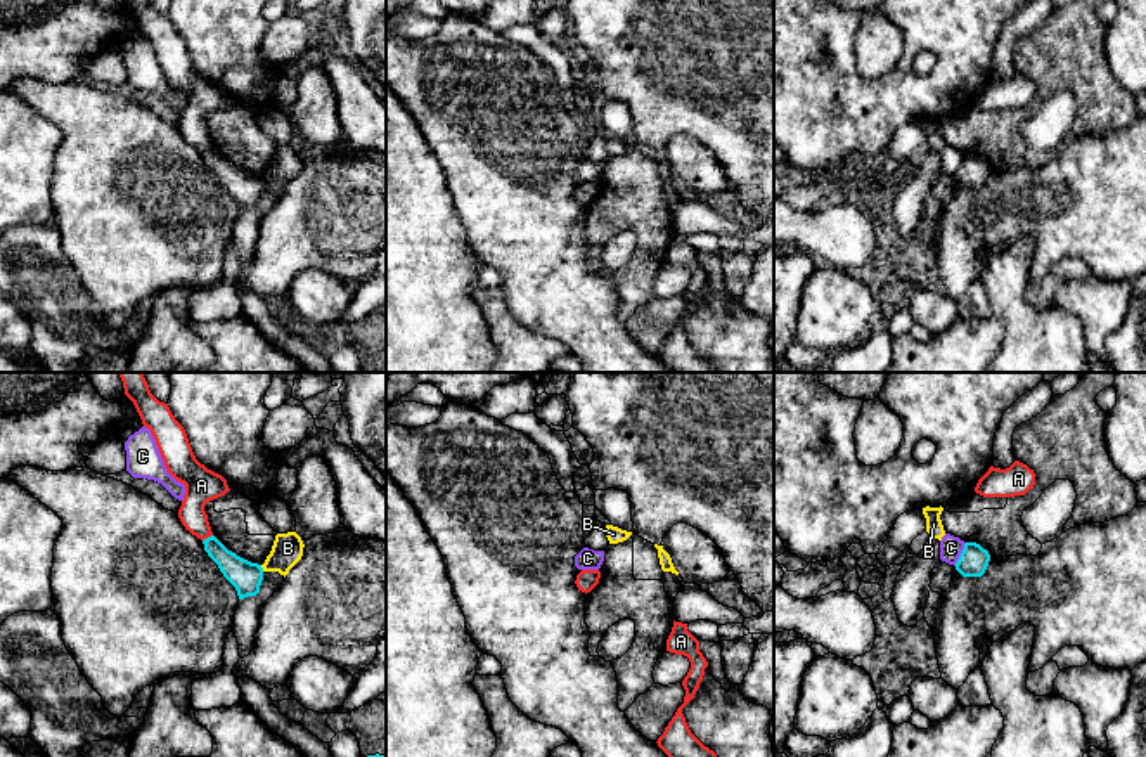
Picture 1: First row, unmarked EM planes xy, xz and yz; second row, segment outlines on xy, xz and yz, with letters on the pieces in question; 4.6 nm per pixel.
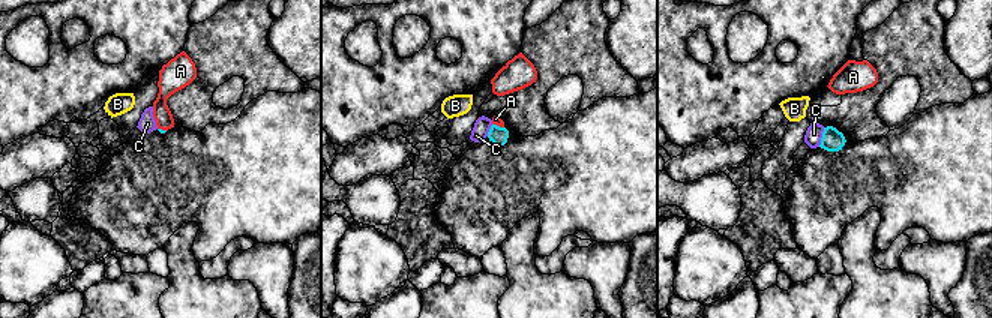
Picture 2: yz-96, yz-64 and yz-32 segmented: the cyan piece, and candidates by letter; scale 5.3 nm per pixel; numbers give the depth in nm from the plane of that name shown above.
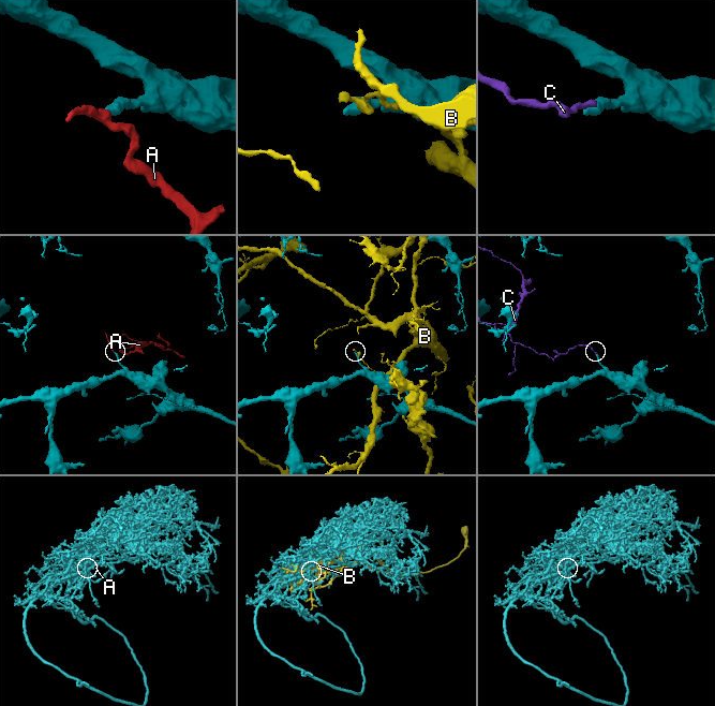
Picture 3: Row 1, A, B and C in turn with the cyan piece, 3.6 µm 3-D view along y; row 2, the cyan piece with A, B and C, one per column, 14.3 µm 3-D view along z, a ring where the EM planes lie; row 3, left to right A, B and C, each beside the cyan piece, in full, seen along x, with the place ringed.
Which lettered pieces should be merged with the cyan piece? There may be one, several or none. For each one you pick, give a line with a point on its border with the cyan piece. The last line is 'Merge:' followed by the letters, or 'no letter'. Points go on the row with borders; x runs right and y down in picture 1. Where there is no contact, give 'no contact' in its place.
Merge: no letter

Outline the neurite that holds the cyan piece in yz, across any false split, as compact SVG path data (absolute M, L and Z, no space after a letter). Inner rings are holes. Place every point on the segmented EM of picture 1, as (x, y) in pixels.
M966 542L956 563L956 570L963 577L982 577L988 566L990 554L976 542Z

